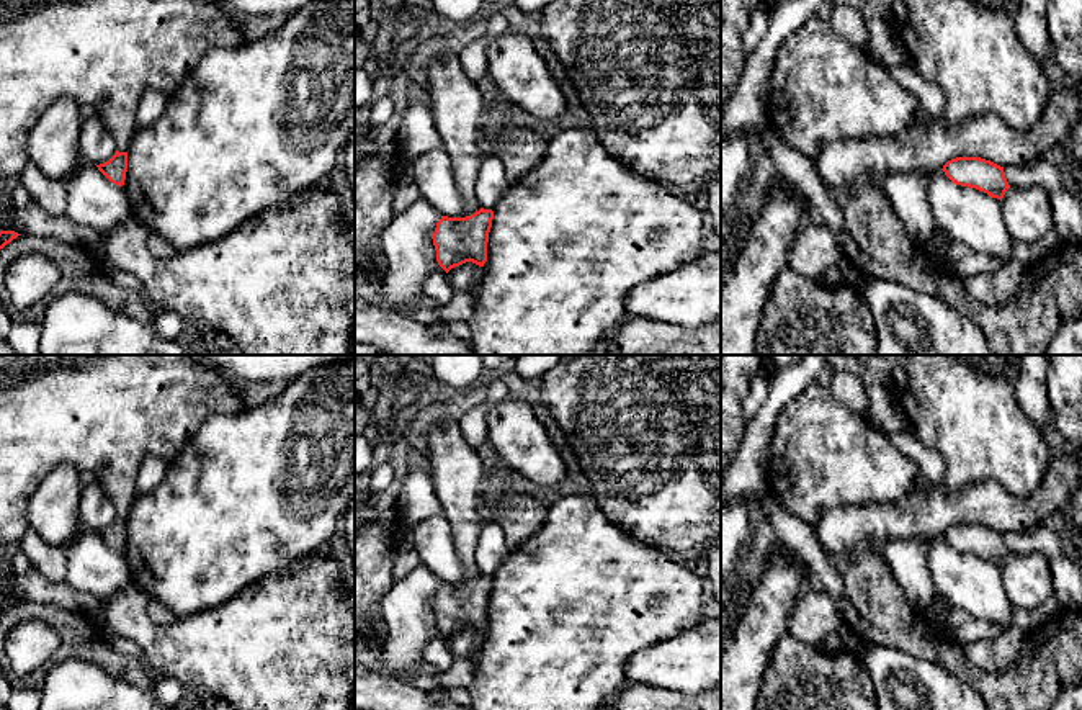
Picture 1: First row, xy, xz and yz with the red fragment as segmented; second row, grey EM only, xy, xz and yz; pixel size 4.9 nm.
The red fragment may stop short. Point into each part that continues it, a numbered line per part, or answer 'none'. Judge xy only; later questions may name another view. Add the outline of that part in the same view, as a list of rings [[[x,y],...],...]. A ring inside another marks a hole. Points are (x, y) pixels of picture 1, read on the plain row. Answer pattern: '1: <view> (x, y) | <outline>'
1: xy (98, 413) | [[[0,355],[0,548],[16,548],[28,532],[28,506],[42,478],[59,465],[93,471],[116,517],[127,519],[145,455],[167,461],[212,414],[235,414],[244,401],[230,378],[191,355]]]

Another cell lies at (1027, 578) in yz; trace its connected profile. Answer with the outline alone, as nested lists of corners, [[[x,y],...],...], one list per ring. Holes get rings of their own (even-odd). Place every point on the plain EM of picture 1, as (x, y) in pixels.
[[[1010,553],[1000,576],[1012,607],[1031,612],[1054,595],[1049,559],[1043,553]]]

